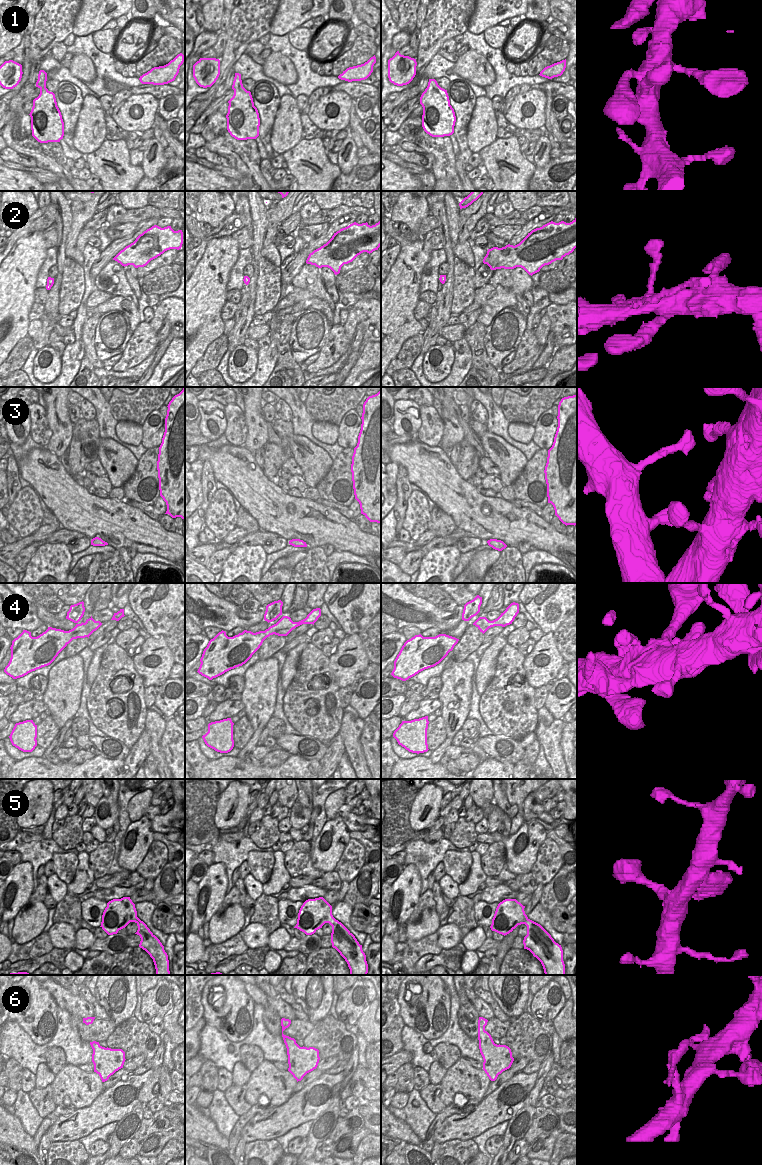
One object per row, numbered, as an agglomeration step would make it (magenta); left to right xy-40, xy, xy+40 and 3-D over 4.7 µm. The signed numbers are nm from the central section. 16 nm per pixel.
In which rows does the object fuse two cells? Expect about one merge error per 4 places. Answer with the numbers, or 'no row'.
6

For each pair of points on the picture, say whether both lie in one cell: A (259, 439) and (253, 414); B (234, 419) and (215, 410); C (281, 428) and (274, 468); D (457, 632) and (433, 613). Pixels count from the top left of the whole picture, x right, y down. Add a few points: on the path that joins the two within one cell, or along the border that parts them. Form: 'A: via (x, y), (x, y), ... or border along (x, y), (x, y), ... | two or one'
A: via (257, 433), (255, 420) | one
B: border along (223, 406), (226, 421), (224, 433) | two
C: via (285, 438), (285, 448), (276, 458) | one
D: border along (461, 619), (454, 627), (441, 631) | two

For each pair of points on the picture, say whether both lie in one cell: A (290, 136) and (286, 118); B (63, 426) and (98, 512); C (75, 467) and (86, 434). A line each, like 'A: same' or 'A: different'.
A: same
B: different
C: same

